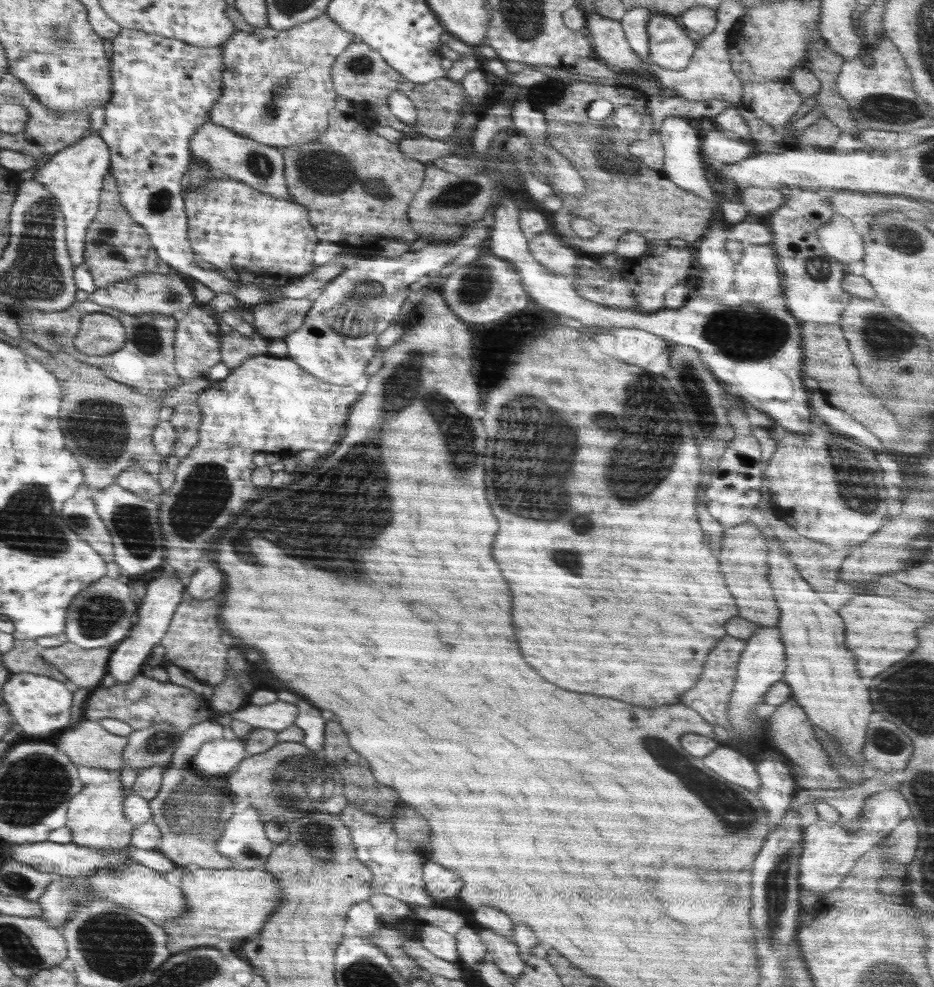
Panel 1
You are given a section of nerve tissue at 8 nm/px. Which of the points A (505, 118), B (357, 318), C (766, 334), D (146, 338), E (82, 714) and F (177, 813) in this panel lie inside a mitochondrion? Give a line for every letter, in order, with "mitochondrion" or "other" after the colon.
A: other
B: mitochondrion
C: mitochondrion
D: mitochondrion
E: other
F: mitochondrion

